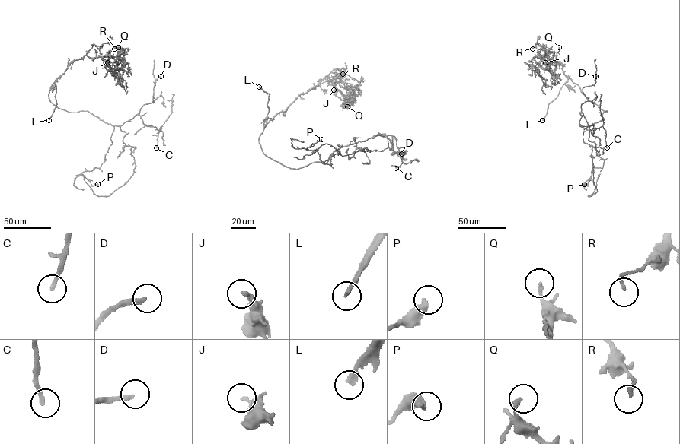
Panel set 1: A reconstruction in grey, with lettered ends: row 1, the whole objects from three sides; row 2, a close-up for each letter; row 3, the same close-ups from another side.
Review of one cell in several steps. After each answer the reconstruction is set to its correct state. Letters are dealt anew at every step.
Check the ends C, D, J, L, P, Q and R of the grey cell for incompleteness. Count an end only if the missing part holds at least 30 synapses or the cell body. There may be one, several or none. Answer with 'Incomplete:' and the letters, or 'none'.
Incomplete: C, D, L

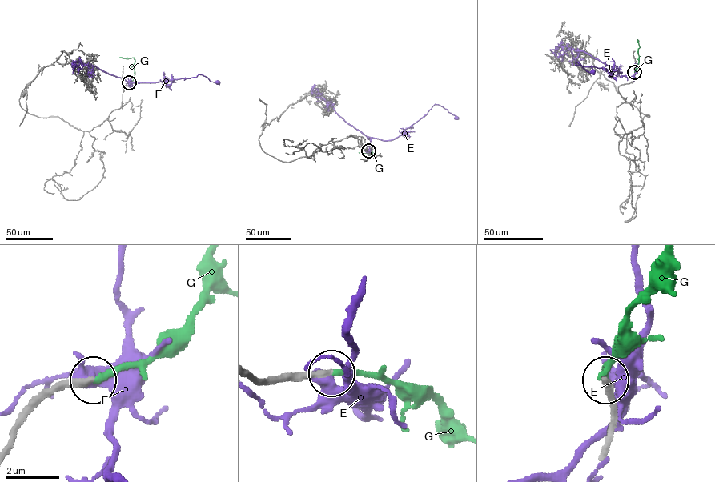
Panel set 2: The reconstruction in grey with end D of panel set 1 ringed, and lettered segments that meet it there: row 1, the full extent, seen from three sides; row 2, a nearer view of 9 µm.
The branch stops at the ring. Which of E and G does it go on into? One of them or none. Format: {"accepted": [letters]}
{"accepted": ["G"]}

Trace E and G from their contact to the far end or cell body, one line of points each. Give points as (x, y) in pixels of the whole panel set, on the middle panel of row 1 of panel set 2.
E: (367, 150), (371, 138), (384, 140), (395, 138), (423, 118), (435, 104), (441, 106), (456, 117)
G: (368, 150), (374, 154), (359, 152)

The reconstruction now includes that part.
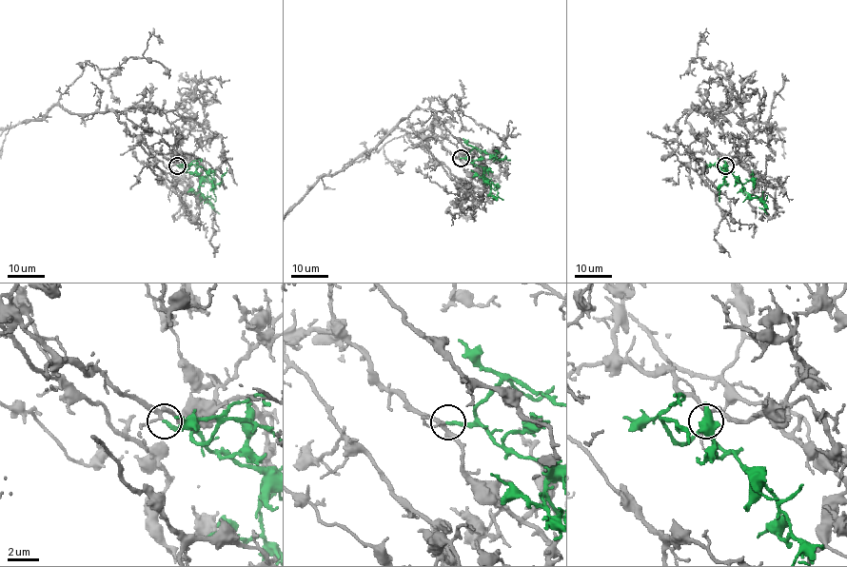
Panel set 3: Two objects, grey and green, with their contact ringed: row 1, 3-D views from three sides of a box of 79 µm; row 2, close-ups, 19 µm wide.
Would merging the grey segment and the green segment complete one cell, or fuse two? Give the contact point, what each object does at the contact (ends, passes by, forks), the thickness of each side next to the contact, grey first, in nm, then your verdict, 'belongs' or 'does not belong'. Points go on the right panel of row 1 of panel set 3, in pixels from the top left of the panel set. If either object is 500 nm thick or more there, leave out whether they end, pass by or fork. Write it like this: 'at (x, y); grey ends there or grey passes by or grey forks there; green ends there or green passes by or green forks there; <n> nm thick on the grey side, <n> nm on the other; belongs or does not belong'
at (725, 166); grey forks there; green ends there; 200 nm thick on the grey side, 240 nm on the other; belongs

